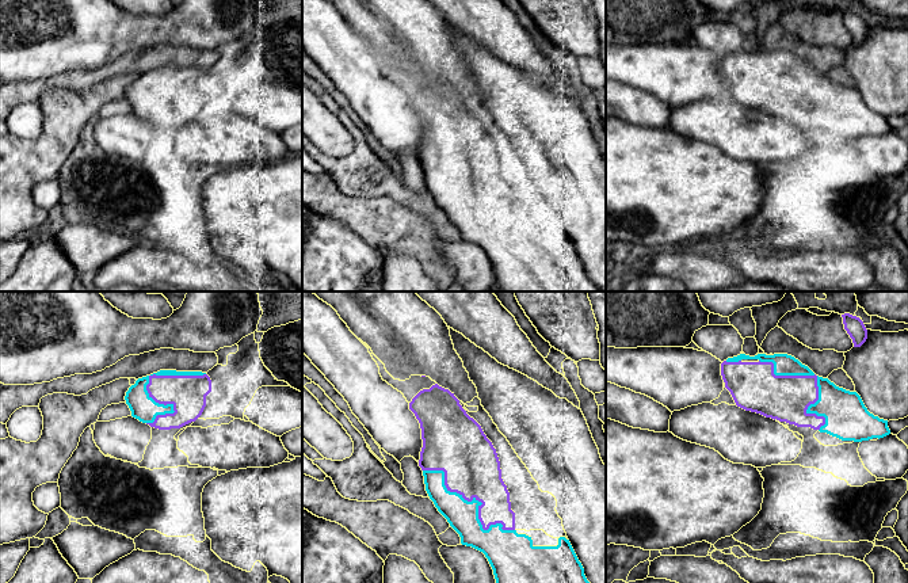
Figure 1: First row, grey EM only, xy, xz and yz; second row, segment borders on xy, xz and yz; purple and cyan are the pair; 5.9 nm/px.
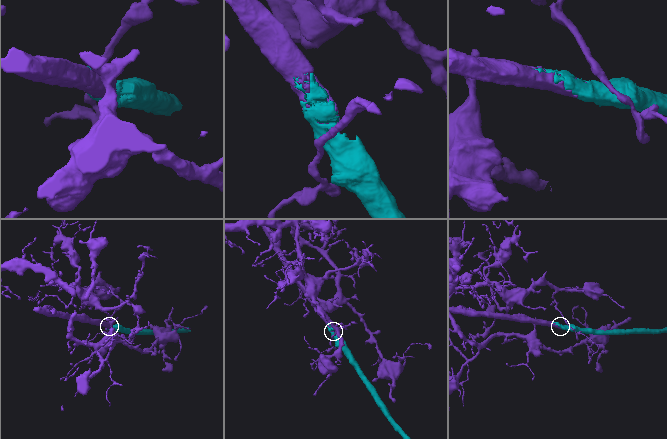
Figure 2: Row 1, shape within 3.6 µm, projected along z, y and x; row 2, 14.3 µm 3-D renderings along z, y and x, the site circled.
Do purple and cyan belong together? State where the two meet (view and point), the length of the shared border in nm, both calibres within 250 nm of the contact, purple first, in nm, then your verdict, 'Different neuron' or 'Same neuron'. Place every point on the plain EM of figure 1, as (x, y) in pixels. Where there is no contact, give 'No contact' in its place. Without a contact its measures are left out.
Touches purple at xz (476, 195). Shared border 650 nm. Thickness 340 nm (purple) against 190 nm. Same neuron

